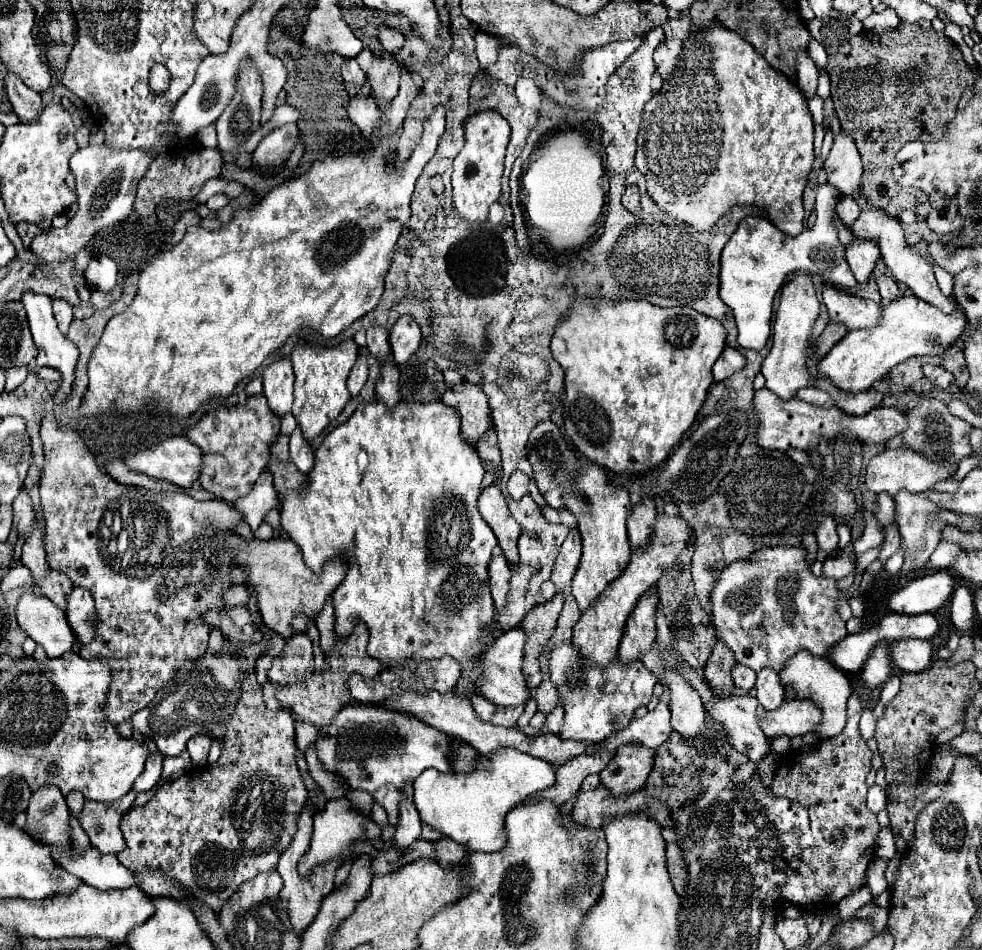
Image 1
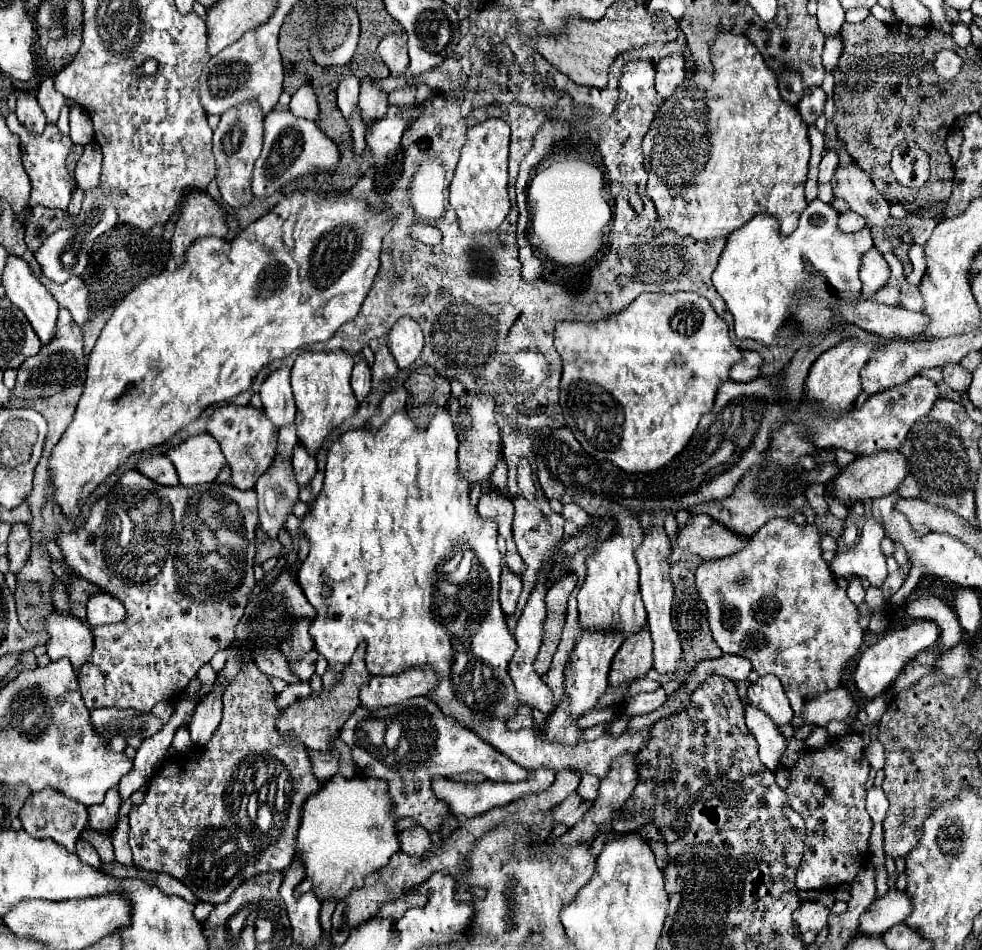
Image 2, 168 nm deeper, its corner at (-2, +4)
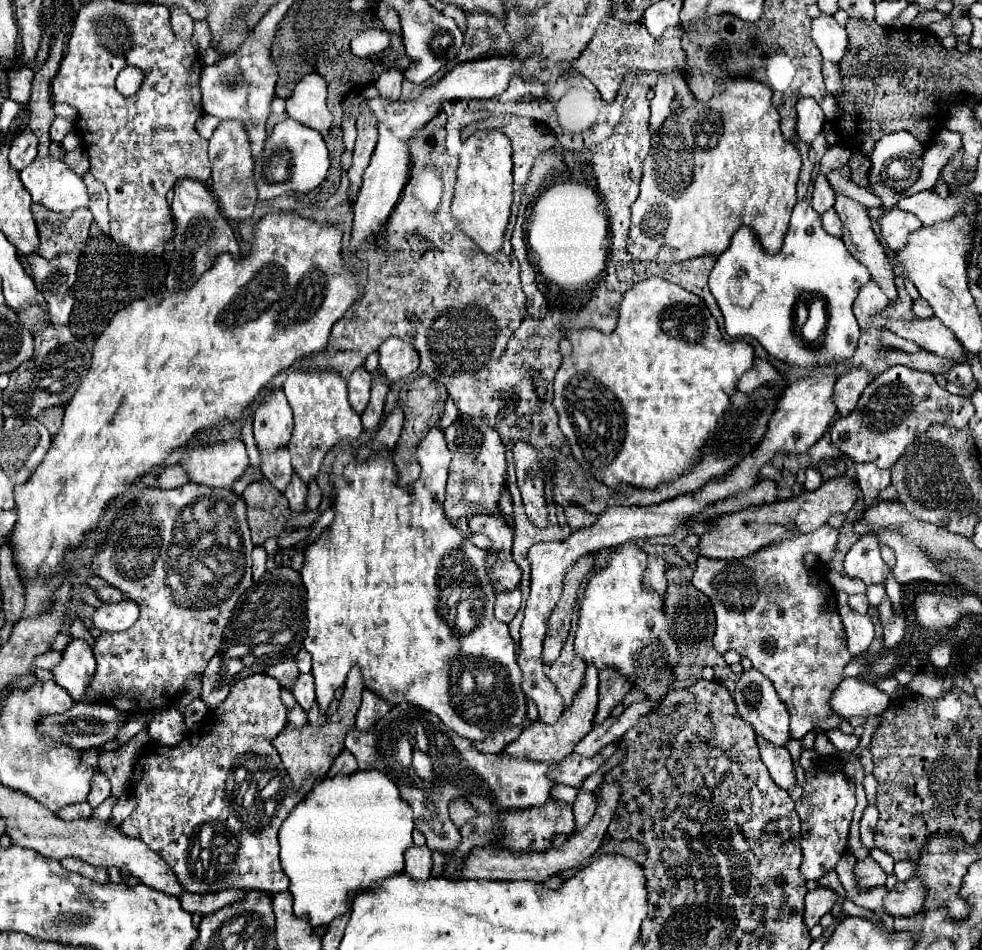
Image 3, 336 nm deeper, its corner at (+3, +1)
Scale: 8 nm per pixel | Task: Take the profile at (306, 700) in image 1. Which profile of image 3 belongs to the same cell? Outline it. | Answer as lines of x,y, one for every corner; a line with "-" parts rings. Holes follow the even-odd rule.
353,665
351,671
349,671
345,689
343,689
343,697
339,699
339,707
337,707
335,715
329,717
327,723
323,723
321,727
311,727
309,723
305,727
291,727
291,725
287,725
273,739
273,745
275,745
277,753
281,755
281,761
287,767
287,771
289,771
291,781
293,781
295,787
301,787
301,783
303,783
303,779
307,775
323,777
327,773
327,769
331,767
333,759
341,753
347,729
355,725
355,715
357,715
357,709
359,709
359,703
361,703
363,687
365,685
363,685
363,677
361,677
361,671
359,671
359,665

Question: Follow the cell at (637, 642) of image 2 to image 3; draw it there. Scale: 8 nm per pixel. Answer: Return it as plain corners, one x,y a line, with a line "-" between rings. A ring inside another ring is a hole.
609,667
599,671
599,709
595,715
595,725
603,723
611,709
623,701
623,697
631,691
631,683
619,675
619,671
611,671

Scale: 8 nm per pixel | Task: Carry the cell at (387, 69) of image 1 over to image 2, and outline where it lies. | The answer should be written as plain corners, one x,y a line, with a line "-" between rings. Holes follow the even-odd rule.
364,78
362,80
360,102
358,102
358,108
362,112
362,122
364,122
366,130
372,126
372,122
384,118
386,116
386,108
388,108
388,94
378,90
372,82
374,82
372,78

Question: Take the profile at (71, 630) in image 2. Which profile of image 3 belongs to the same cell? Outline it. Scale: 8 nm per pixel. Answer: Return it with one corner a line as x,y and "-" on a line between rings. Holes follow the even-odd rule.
71,639
61,653
61,663
51,669
55,683
67,689
67,693
81,701
95,671
95,657
85,639

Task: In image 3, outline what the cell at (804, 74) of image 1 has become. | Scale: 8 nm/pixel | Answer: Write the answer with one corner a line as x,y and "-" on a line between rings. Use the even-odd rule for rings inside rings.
811,97
799,99
795,109
797,109
797,129
795,129
797,137
805,143
811,143
817,137
817,133
823,131
825,115
817,105
817,101

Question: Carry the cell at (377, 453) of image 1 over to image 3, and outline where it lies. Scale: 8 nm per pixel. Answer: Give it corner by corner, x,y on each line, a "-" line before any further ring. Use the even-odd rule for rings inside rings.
431,427
427,437
421,441
421,447
415,449
415,459
419,465
423,465
421,469
421,477
407,485
401,487
397,485
397,471
395,471
395,463
391,463
391,451
387,451
387,455
375,455
375,459
367,459
367,461
357,461
355,455
347,449
339,449
335,455
335,463
331,467
331,475
329,481
333,485
335,497
333,497
333,511
335,511
335,519
333,523
327,527
327,535
319,537
313,545
309,545
305,549
305,563
299,571
301,581
307,589
307,619
309,619
309,629
307,629
307,639
305,639
305,649
311,653
313,657
313,677
315,677
315,691
317,691
317,703
321,707
321,711
325,713
335,689
345,685
349,667
353,663
359,663
363,679
365,679
365,687
379,693
383,699
391,701
391,703
413,703
425,711
435,713
449,729
453,729
459,737
465,737
469,741
483,741
489,733
501,731
503,727
511,727
511,725
525,725
527,721
527,709
525,709
525,695
521,691
521,683
519,683
519,667
515,663
517,653
515,653
515,643
509,635
509,629
505,623
497,621
493,615
493,603
495,603
495,591
493,591
493,581
489,577
489,569
487,569
487,549
479,549
477,545
473,545
469,541
469,537
465,537
445,515
443,511
443,499
445,499
445,483
447,483
447,469
449,469
449,461
451,461
451,453
447,449
447,441
443,435
441,427
-
467,613
467,623
463,619
463,629
471,629
469,633
459,633
459,623
461,617

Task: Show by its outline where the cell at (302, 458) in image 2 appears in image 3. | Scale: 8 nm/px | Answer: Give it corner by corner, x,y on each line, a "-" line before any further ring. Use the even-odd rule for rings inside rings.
293,475
287,491
285,491
285,497
289,501
289,507
297,513
305,511
303,505
305,505
305,495
307,495
307,485
299,479
299,475

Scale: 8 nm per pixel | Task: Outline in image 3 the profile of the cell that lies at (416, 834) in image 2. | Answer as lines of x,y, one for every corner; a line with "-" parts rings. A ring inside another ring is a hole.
413,845
405,851
405,873
415,879
429,879
431,875
431,849
427,845

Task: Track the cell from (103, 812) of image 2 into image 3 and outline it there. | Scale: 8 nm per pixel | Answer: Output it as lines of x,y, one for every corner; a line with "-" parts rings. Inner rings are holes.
95,775
95,777
93,777
93,783
91,783
91,793
89,793
87,801
89,801
89,805
91,805
93,809
97,809
97,805
103,803
103,801
109,797
109,793
111,793
109,779
107,779
105,775

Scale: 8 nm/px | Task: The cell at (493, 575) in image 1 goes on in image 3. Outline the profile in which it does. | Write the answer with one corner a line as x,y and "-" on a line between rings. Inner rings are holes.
513,589
513,591
501,591
497,593
497,601
495,601
495,617
503,623
509,623
515,613
521,607
521,591

